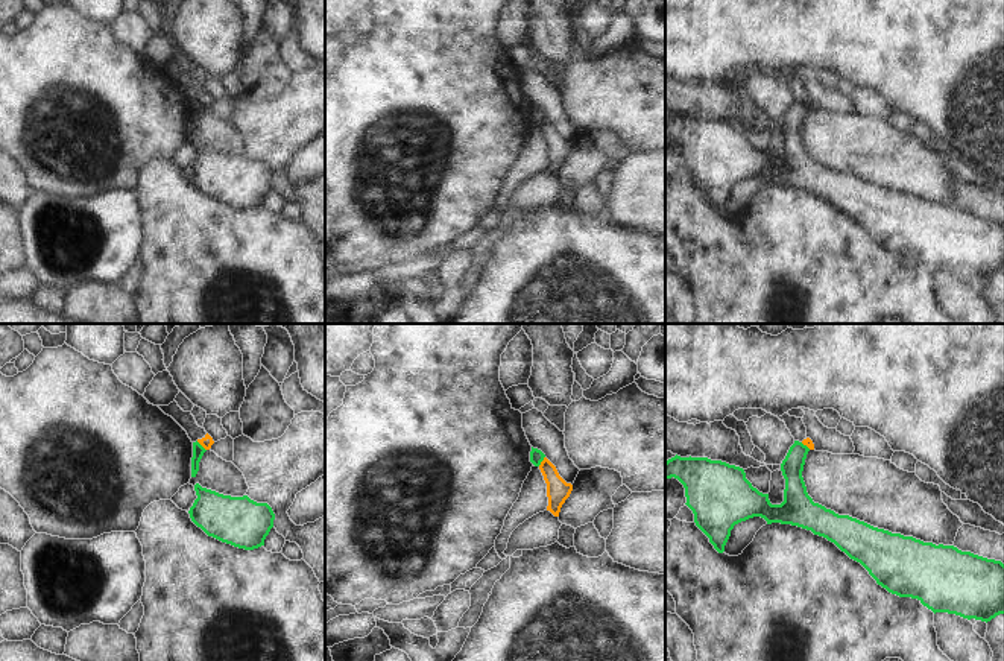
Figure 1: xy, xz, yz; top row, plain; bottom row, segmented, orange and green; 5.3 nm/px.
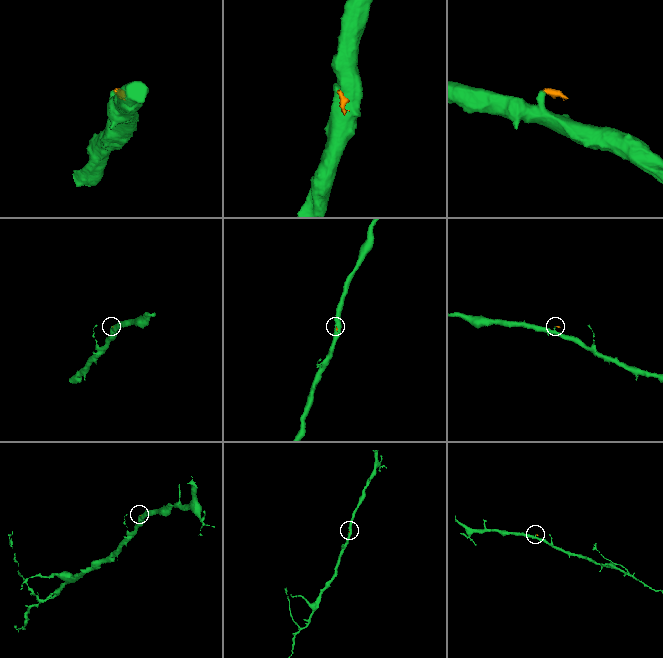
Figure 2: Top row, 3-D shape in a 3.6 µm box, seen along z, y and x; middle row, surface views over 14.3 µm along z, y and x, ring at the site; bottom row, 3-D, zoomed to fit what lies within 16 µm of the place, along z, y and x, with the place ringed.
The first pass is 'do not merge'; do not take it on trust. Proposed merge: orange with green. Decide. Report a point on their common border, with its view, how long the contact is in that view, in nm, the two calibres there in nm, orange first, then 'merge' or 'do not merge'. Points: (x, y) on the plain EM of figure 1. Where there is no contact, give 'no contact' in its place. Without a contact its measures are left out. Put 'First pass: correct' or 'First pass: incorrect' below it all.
contact xy (201, 104); length 80 nm; calibres 60 and 60 nm; do not merge
First pass: correct

